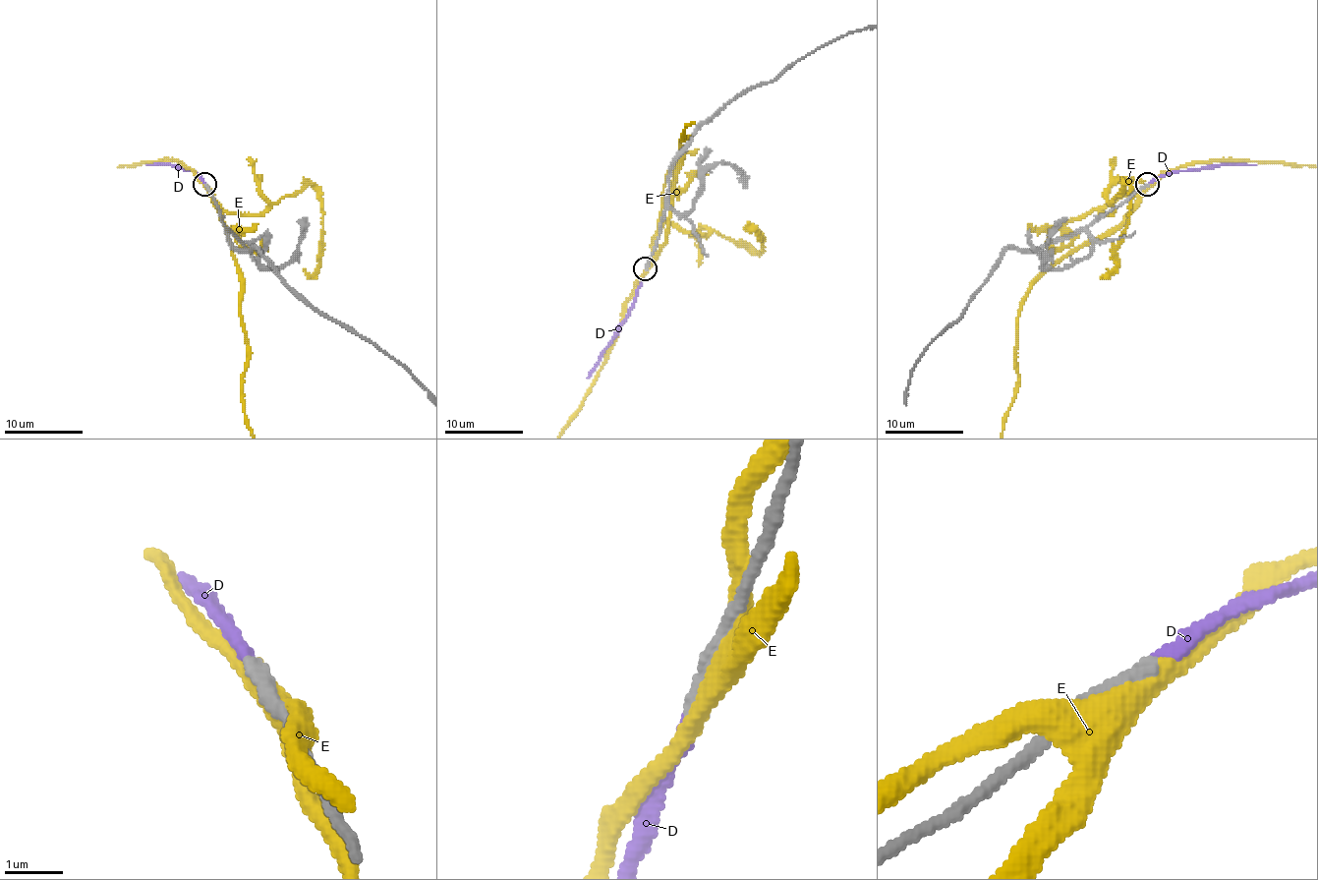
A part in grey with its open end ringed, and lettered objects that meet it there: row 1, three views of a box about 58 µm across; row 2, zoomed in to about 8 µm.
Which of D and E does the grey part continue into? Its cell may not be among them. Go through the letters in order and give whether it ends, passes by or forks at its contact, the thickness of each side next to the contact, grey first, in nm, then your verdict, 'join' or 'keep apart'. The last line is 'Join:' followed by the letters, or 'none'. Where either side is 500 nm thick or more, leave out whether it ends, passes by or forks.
D: it ends; calibres 300 and 220 nm; join
E: it passes by; calibres 360 and 480 nm; keep apart
Join: D

